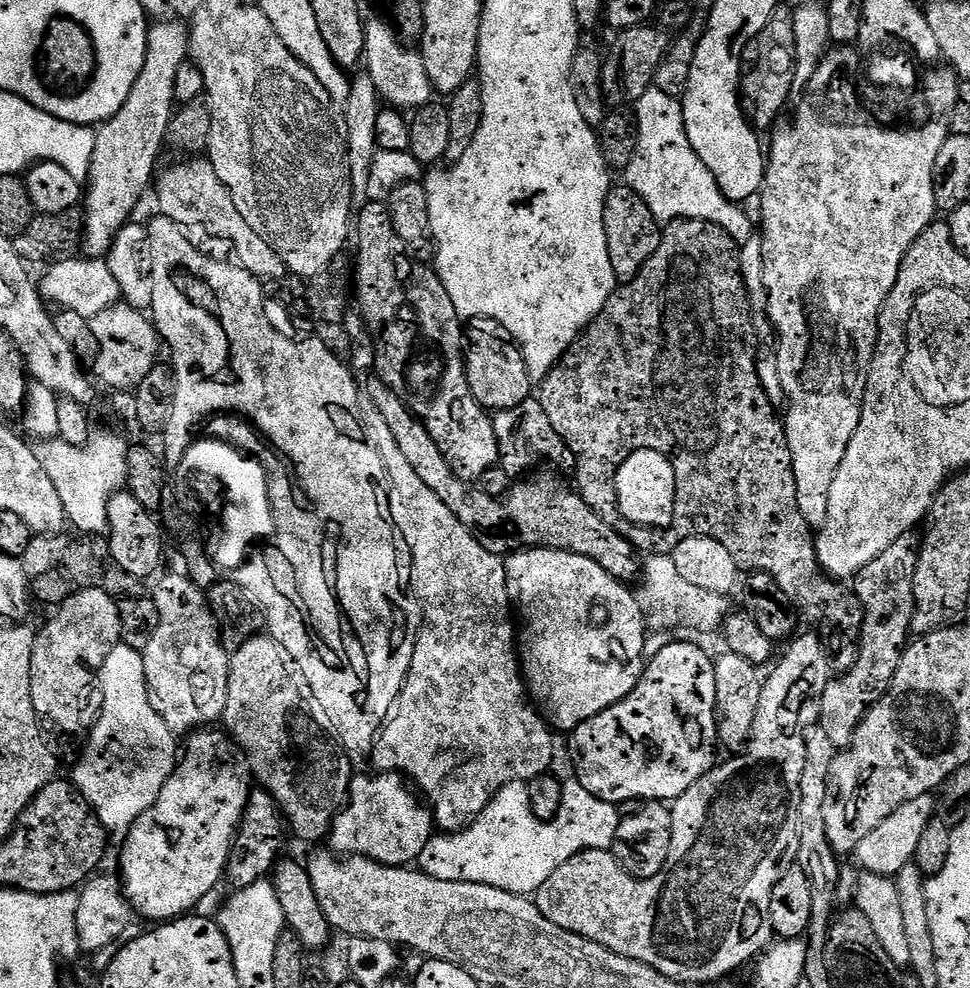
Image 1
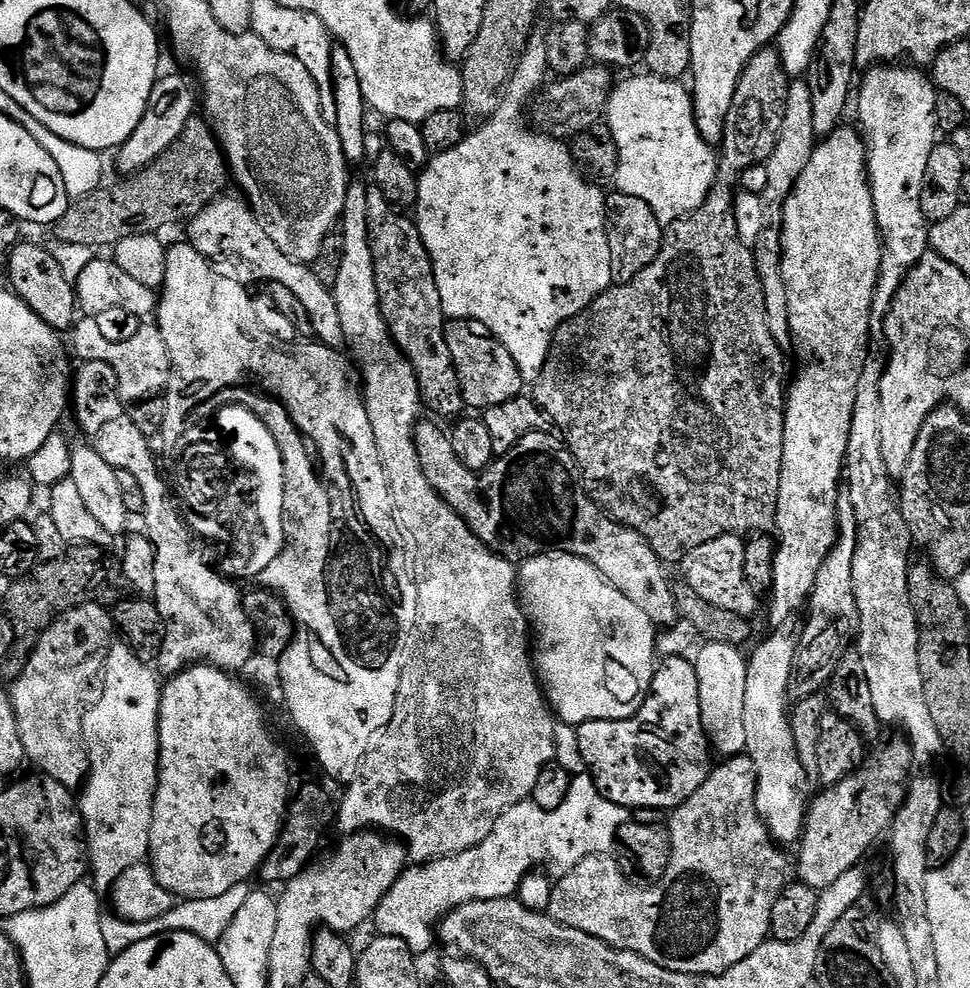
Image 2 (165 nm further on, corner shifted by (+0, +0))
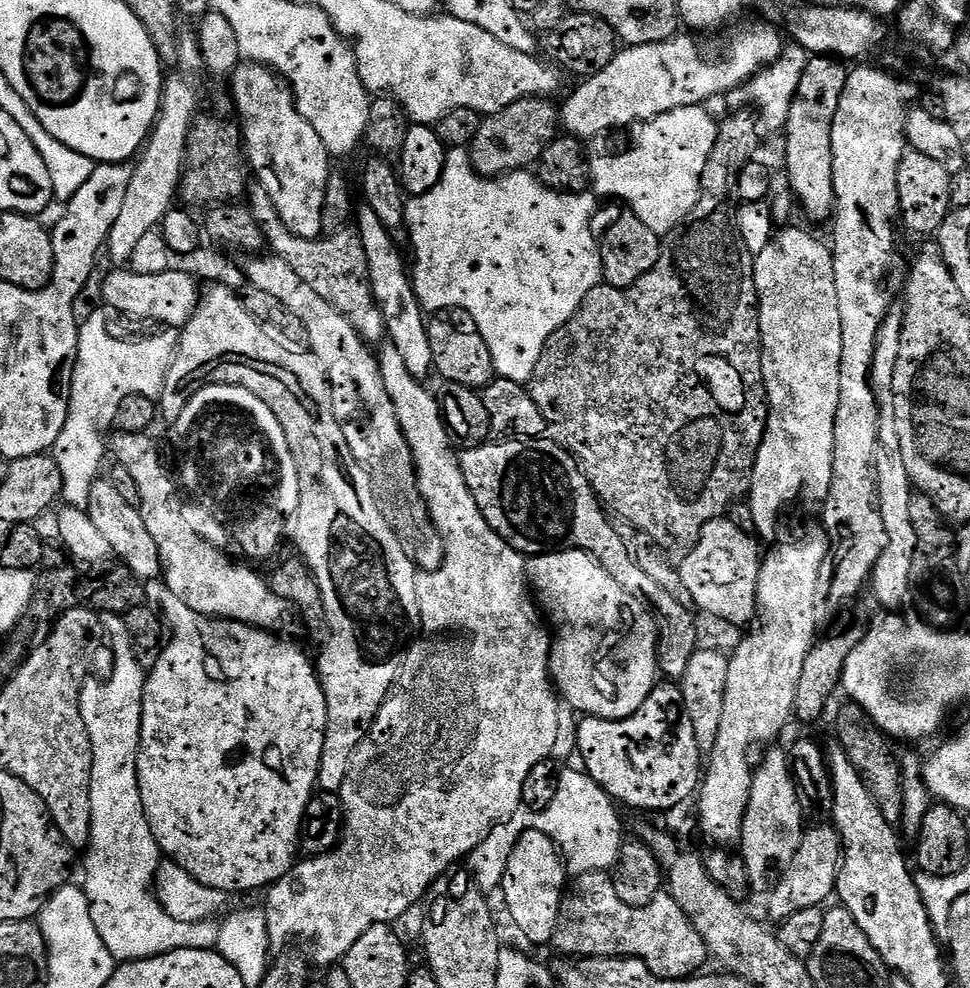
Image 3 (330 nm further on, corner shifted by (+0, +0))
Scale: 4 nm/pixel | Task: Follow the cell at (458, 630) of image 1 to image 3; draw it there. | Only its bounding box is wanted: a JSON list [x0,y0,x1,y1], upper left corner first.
[263,342,560,966]

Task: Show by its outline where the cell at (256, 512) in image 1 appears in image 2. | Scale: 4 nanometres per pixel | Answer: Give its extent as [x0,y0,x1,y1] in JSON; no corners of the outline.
[214,404,286,577]

